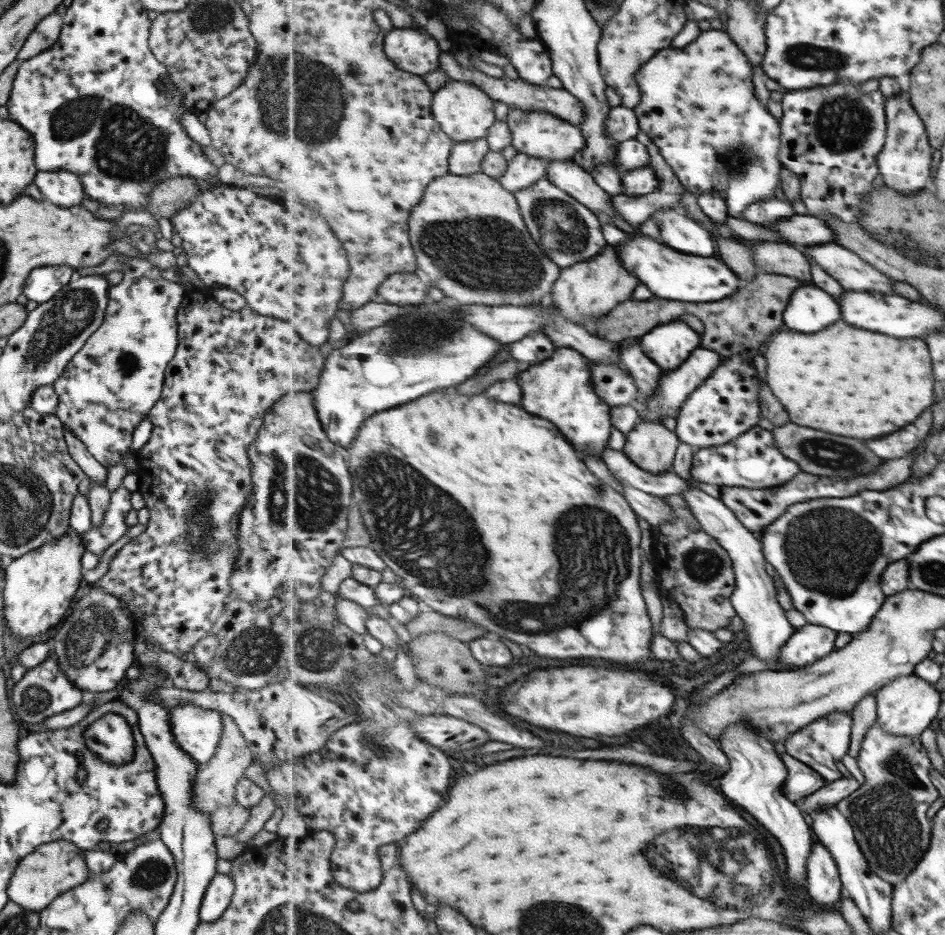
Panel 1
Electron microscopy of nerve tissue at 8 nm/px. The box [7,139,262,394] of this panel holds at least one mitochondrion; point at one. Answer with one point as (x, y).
(73, 312)

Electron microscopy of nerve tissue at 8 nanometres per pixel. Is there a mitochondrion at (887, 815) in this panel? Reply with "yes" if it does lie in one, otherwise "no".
yes

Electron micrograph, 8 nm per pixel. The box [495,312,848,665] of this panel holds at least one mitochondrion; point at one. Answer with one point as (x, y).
(701, 564)

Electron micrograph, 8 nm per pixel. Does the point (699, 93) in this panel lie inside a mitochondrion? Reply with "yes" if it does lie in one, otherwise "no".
no

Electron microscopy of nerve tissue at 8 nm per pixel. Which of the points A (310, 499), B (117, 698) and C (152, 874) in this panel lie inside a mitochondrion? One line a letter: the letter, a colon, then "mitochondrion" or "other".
A: mitochondrion
B: other
C: mitochondrion

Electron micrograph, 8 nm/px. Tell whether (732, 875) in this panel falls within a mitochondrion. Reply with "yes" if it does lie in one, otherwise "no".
yes

